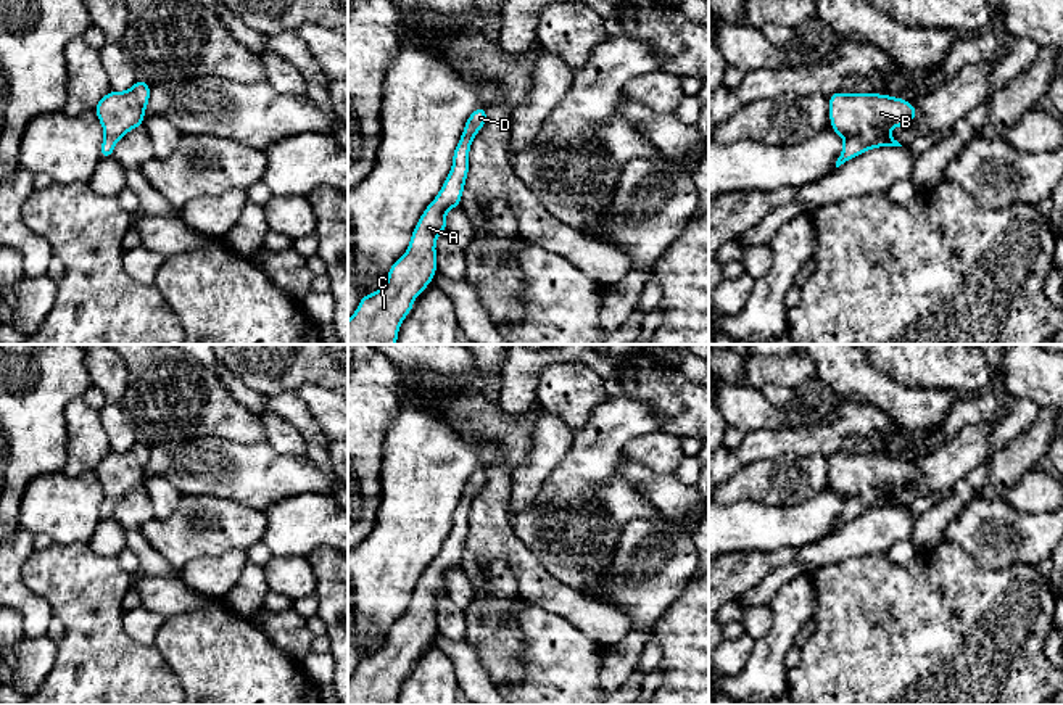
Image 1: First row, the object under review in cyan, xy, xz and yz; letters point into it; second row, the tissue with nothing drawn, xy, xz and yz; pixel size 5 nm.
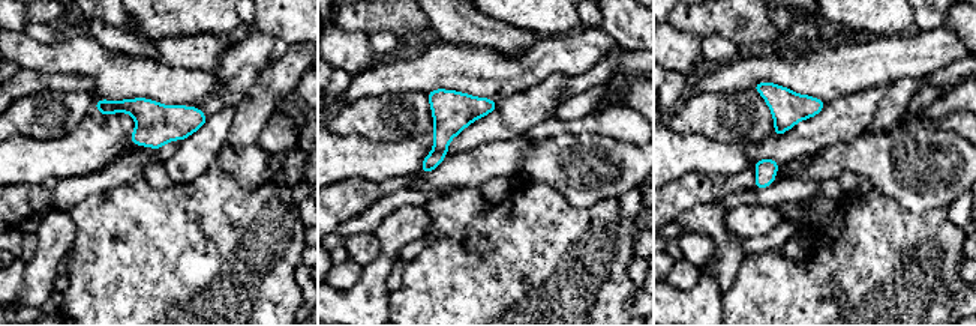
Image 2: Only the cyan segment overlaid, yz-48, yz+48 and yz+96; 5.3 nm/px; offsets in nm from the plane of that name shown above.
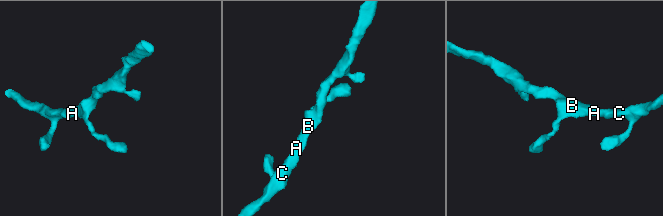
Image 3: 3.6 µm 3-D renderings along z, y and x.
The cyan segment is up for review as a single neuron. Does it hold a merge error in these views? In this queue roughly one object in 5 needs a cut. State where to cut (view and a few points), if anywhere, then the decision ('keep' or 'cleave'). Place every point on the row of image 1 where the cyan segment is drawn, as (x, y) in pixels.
cut none; keep

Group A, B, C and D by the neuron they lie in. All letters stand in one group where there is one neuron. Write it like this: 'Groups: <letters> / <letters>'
Groups: A B C D

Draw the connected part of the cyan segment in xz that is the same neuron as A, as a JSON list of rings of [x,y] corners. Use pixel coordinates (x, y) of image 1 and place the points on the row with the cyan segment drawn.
[[[485,108],[467,119],[453,155],[453,169],[436,198],[427,206],[412,232],[407,251],[390,267],[385,285],[361,298],[348,320],[348,344],[396,344],[401,322],[436,272],[436,237],[446,232],[446,212],[461,206],[469,172],[469,150],[486,122]]]

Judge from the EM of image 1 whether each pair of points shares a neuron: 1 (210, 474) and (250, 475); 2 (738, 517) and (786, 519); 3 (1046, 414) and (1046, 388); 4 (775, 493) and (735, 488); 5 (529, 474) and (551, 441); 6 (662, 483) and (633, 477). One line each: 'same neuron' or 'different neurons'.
1: same neuron
2: same neuron
3: different neurons
4: same neuron
5: same neuron
6: same neuron

